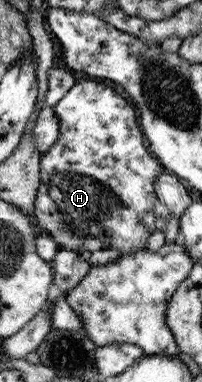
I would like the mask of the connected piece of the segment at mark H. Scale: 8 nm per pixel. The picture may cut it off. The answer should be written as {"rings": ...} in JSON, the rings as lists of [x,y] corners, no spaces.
{"rings":[[[83,79],[75,81],[73,86],[69,87],[69,91],[52,106],[52,110],[57,121],[59,121],[59,135],[57,135],[54,146],[49,147],[49,150],[41,155],[41,184],[33,210],[36,222],[39,223],[39,229],[47,232],[60,248],[79,253],[91,266],[105,265],[125,253],[133,253],[133,251],[147,248],[149,236],[156,230],[155,213],[153,213],[153,207],[158,202],[154,188],[155,179],[157,179],[157,175],[161,175],[166,170],[160,164],[160,161],[151,154],[146,139],[144,138],[144,132],[141,132],[141,126],[139,121],[137,121],[137,116],[135,116],[135,110],[131,108],[129,102],[123,96],[119,95],[118,91],[105,85],[104,82]]]}

